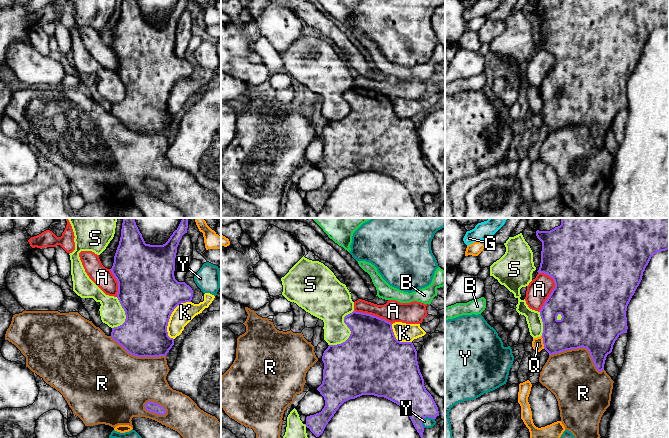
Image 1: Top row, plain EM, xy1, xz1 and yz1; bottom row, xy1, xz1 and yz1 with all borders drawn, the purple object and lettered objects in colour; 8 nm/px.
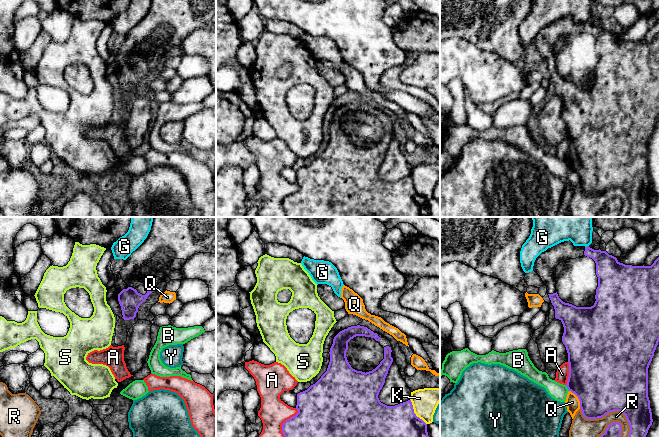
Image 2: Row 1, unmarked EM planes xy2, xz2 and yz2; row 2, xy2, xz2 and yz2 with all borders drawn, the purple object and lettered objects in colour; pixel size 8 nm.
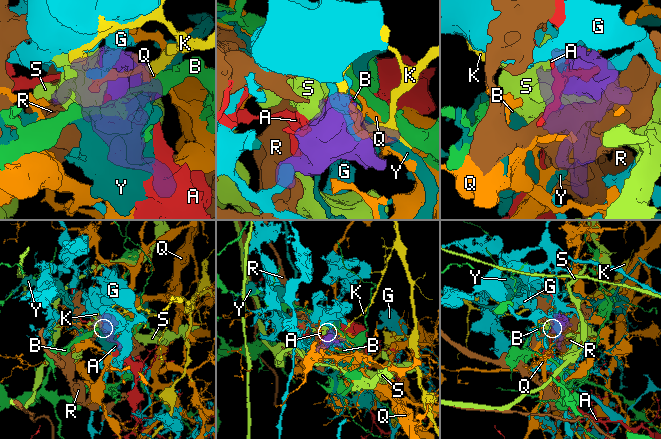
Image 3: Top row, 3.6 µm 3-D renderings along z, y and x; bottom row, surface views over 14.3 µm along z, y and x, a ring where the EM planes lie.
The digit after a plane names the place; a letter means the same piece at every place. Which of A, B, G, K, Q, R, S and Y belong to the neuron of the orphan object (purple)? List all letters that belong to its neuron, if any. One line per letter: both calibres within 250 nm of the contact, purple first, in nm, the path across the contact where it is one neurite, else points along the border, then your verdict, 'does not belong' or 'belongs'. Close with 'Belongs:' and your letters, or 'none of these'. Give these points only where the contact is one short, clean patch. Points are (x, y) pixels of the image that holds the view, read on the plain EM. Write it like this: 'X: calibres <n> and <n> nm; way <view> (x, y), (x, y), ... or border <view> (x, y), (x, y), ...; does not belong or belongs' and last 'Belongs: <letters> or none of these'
A: calibres 480 and 190 nm; does not belong
B: calibres 440 and 130 nm; border yz2 (565, 161), (569, 166); does not belong
G: calibres 200 and 180 nm; border yz2 (588, 21), (585, 23); does not belong
K: calibres 480 and 160 nm; does not belong
Q: calibres 500 and 120 nm; does not belong
R: calibres 500 and 190 nm; does not belong
S: calibres 480 and 240 nm; border xz1 (353, 86), (344, 93), (350, 111), (340, 119), (329, 121); does not belong
Y: calibres 280 and 90 nm; does not belong
Belongs: none of these

